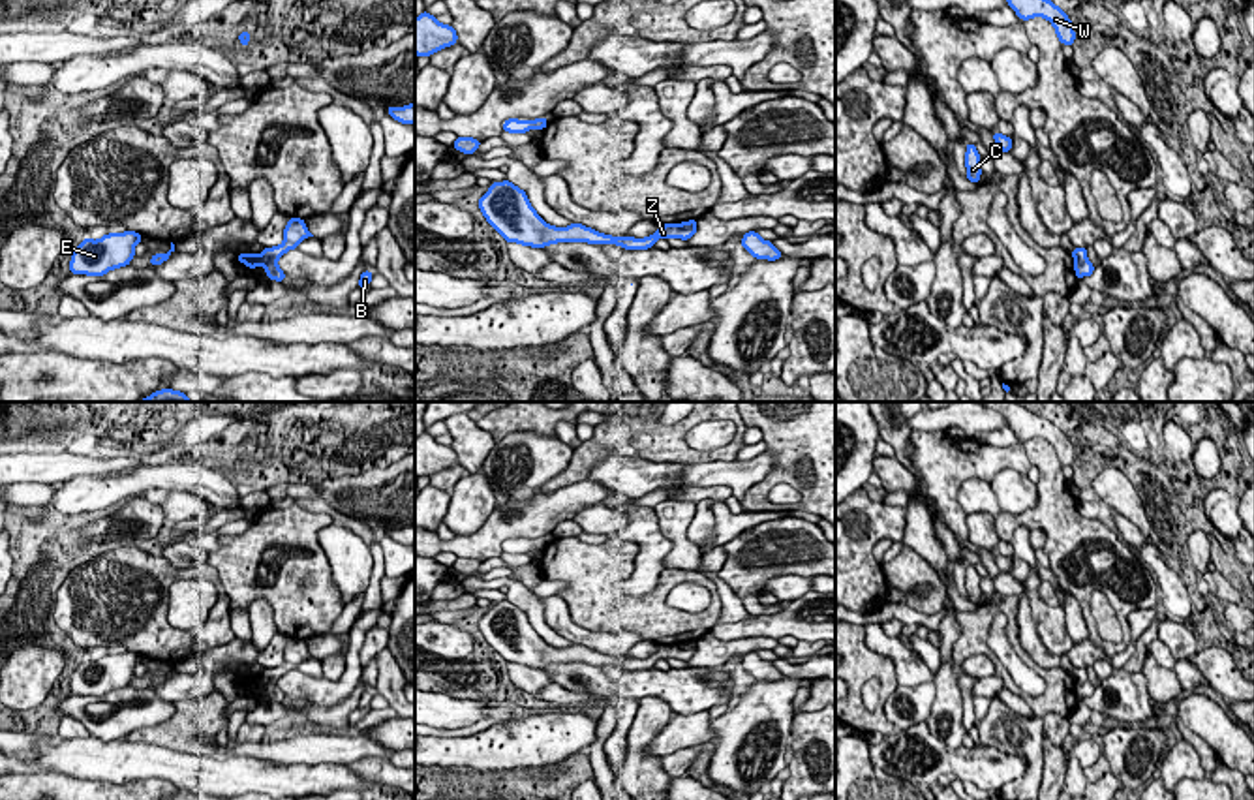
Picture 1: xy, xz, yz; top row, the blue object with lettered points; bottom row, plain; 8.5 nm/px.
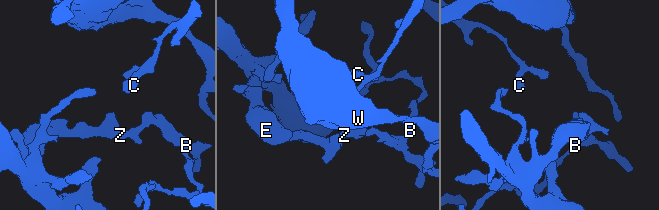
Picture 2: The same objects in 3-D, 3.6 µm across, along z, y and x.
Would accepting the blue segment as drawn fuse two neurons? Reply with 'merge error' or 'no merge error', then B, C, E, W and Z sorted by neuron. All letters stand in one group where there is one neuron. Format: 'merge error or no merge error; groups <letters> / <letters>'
merge error; groups B / C E W Z

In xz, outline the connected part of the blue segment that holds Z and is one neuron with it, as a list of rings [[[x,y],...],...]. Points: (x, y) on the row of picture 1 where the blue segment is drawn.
[[[509,180],[490,184],[488,192],[479,199],[479,208],[486,222],[507,240],[531,248],[544,248],[558,242],[588,242],[588,244],[618,244],[625,250],[653,248],[657,238],[681,238],[689,240],[696,233],[696,220],[689,220],[689,229],[680,223],[665,223],[646,237],[612,237],[582,223],[569,227],[554,227],[546,223],[531,207],[524,190]]]

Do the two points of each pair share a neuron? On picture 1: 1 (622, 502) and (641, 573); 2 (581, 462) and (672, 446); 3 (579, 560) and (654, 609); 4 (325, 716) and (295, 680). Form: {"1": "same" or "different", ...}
{"1": "same", "2": "same", "3": "same", "4": "different"}

